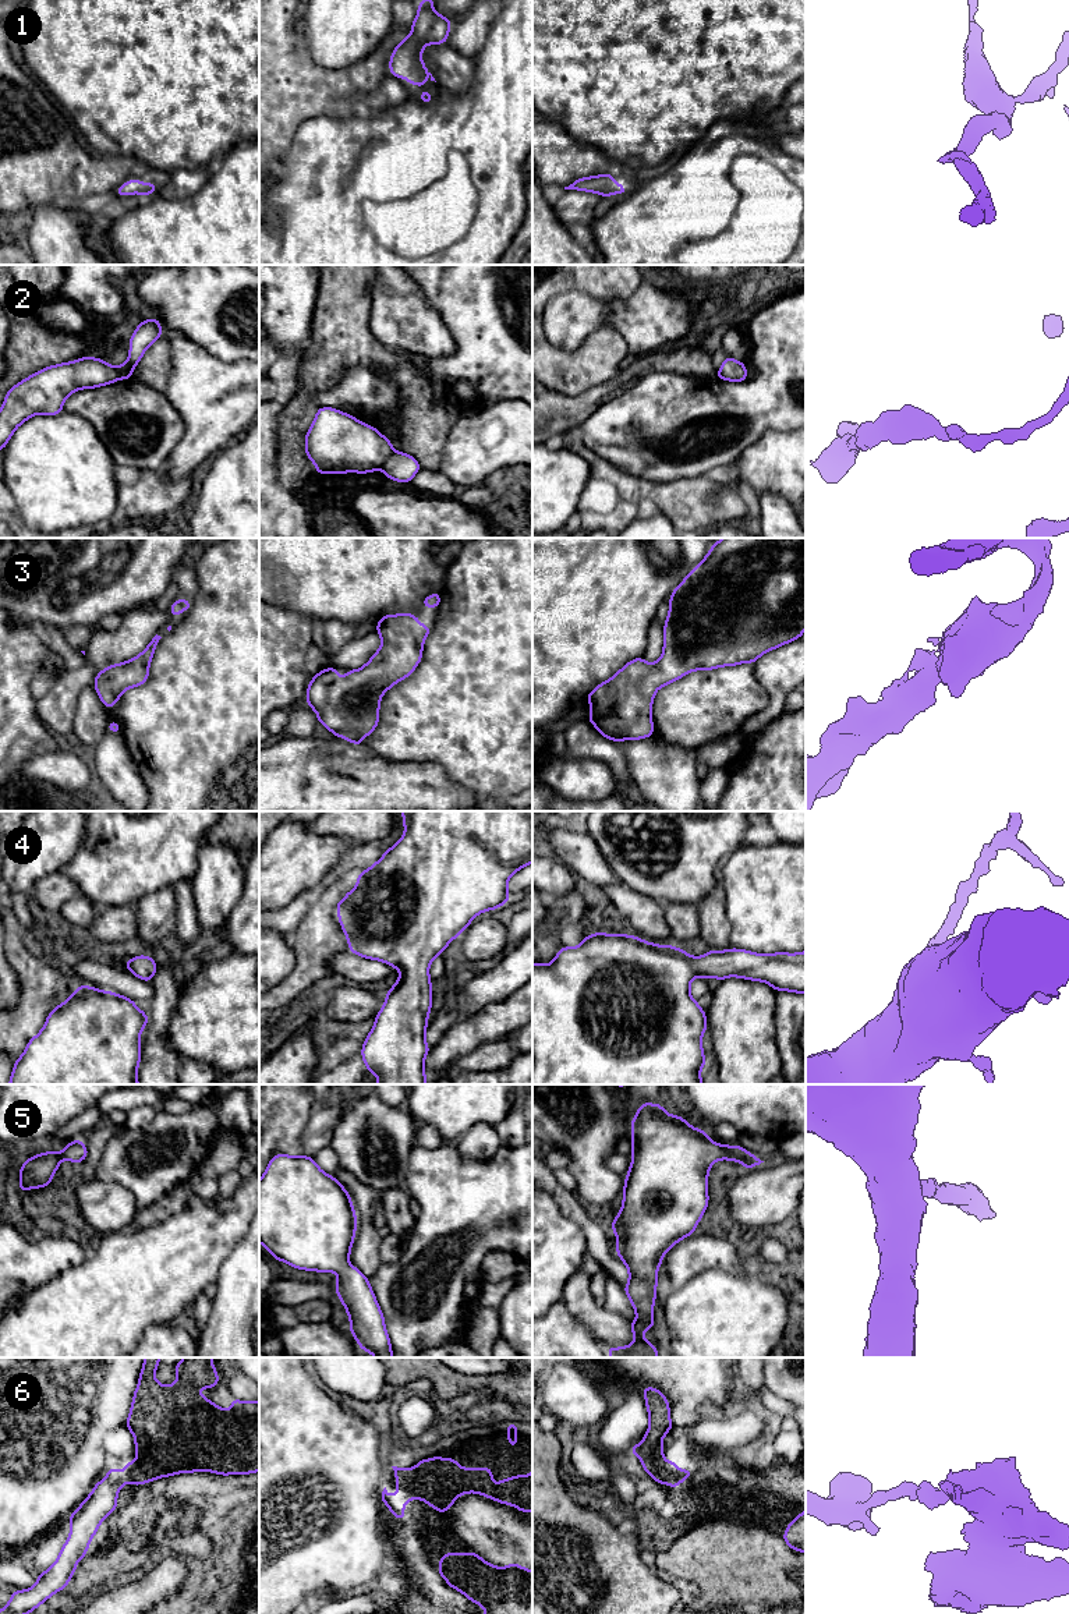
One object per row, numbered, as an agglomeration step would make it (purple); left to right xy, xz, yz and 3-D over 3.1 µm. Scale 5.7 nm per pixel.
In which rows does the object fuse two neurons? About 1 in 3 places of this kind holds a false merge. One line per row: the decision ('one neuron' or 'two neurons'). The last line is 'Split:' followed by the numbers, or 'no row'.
1: one neuron
2: two neurons
3: one neuron
4: one neuron
5: one neuron
6: two neurons
Split: 2, 6

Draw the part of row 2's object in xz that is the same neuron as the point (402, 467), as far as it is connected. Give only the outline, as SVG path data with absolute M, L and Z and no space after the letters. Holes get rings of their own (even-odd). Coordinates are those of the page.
M393 452L382 466L382 471L387 478L406 484L408 484L420 470L420 463L413 456L401 452Z

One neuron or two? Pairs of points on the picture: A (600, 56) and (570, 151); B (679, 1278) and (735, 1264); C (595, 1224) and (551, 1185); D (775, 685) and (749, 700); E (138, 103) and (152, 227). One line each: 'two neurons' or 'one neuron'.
A: two neurons
B: one neuron
C: one neuron
D: two neurons
E: two neurons

